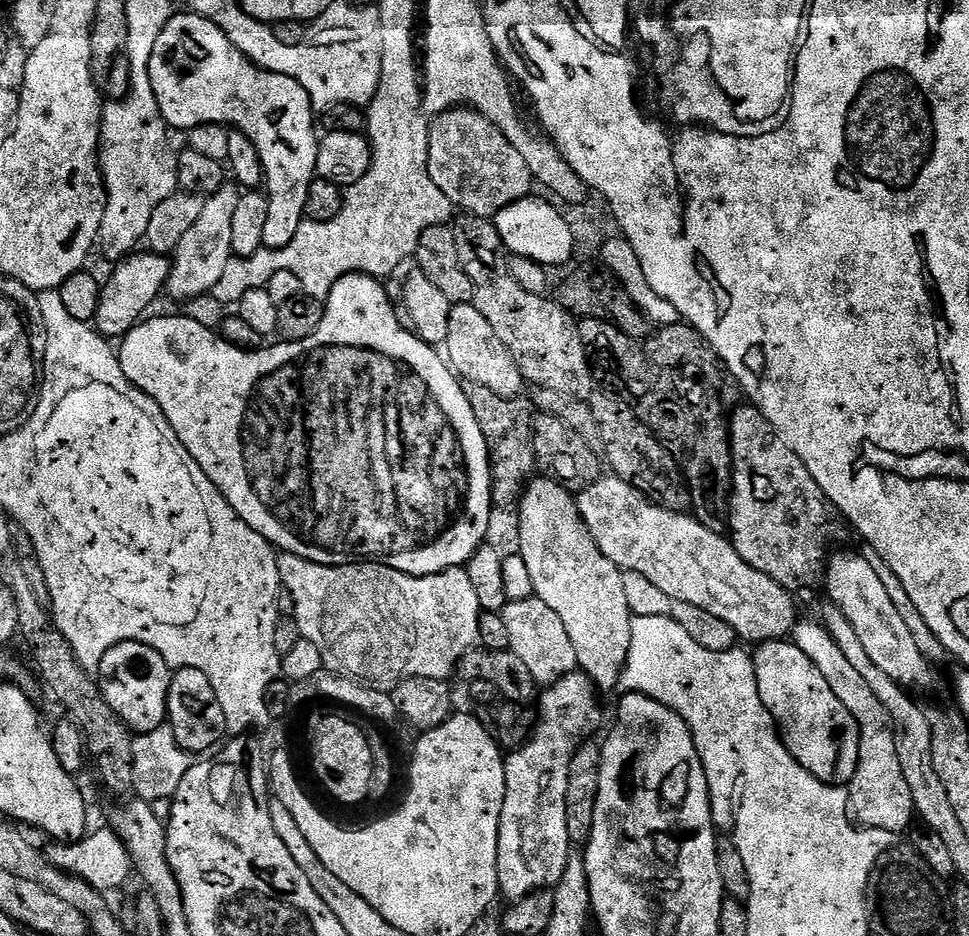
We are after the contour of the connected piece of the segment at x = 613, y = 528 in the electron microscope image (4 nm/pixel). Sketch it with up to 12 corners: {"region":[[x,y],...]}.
{"region":[[614,474],[579,493],[602,554],[759,646],[793,593]]}

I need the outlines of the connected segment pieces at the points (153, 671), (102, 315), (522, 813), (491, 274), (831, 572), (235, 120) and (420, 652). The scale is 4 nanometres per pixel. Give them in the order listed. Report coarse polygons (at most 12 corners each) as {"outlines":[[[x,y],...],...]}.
{"outlines":[[[115,644],[98,683],[133,733],[161,727],[173,669],[150,646]],[[129,254],[102,285],[94,327],[123,338],[168,286],[167,255]],[[567,672],[504,761],[499,895],[555,889],[570,762],[604,716]],[[461,215],[475,305],[529,385],[587,401],[577,317],[526,294],[495,223]],[[831,553],[822,584],[870,662],[905,690],[928,665],[866,557]],[[173,15],[148,60],[172,130],[223,124],[264,167],[262,245],[290,246],[317,179],[310,94]],[[280,552],[301,637],[391,693],[477,647],[464,568]]]}

